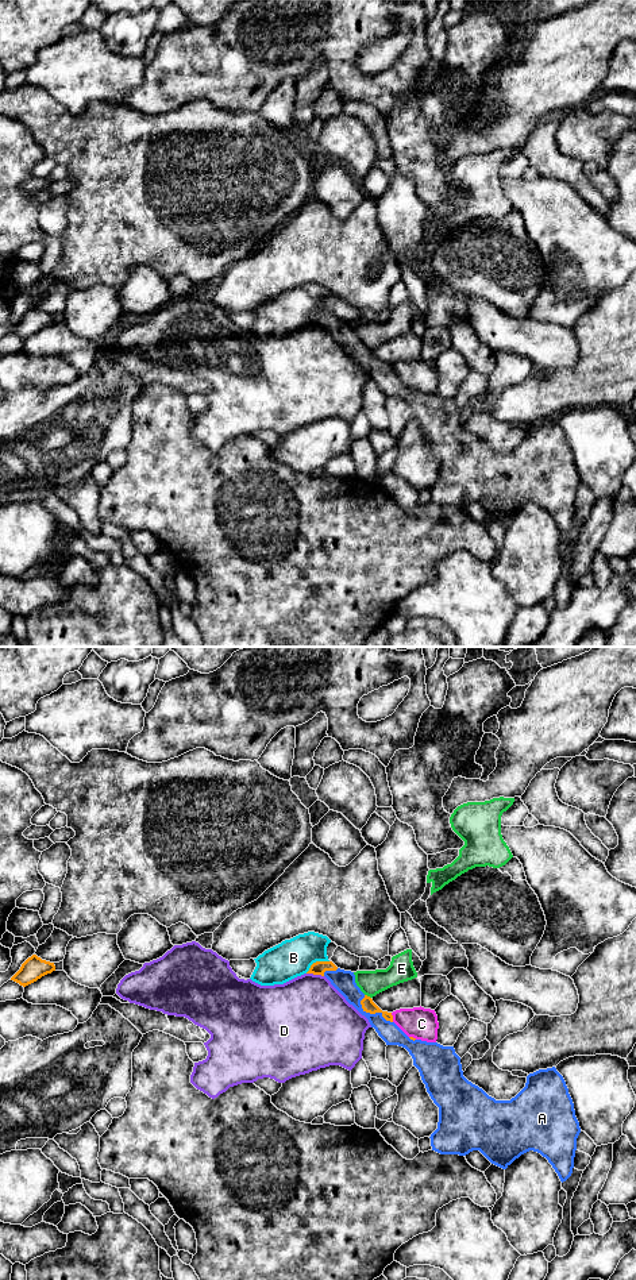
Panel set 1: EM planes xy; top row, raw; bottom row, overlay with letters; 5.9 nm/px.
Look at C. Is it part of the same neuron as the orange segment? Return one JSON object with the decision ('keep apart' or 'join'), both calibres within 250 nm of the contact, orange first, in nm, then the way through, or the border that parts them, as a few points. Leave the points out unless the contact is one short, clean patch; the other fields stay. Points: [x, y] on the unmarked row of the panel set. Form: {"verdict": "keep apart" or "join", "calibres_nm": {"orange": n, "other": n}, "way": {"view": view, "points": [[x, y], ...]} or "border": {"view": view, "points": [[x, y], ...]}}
{"verdict": "keep apart", "calibres_nm": {"orange": 80, "other": 190}, "border": {"view": "xy", "points": [[390, 365], [393, 373]]}}

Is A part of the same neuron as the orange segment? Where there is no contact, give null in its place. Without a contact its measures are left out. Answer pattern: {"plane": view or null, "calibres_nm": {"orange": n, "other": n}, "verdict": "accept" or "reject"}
{"plane": "xy", "calibres_nm": {"orange": 80, "other": 130}, "verdict": "accept"}

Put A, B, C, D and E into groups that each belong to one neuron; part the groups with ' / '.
A / B / C / D / E

